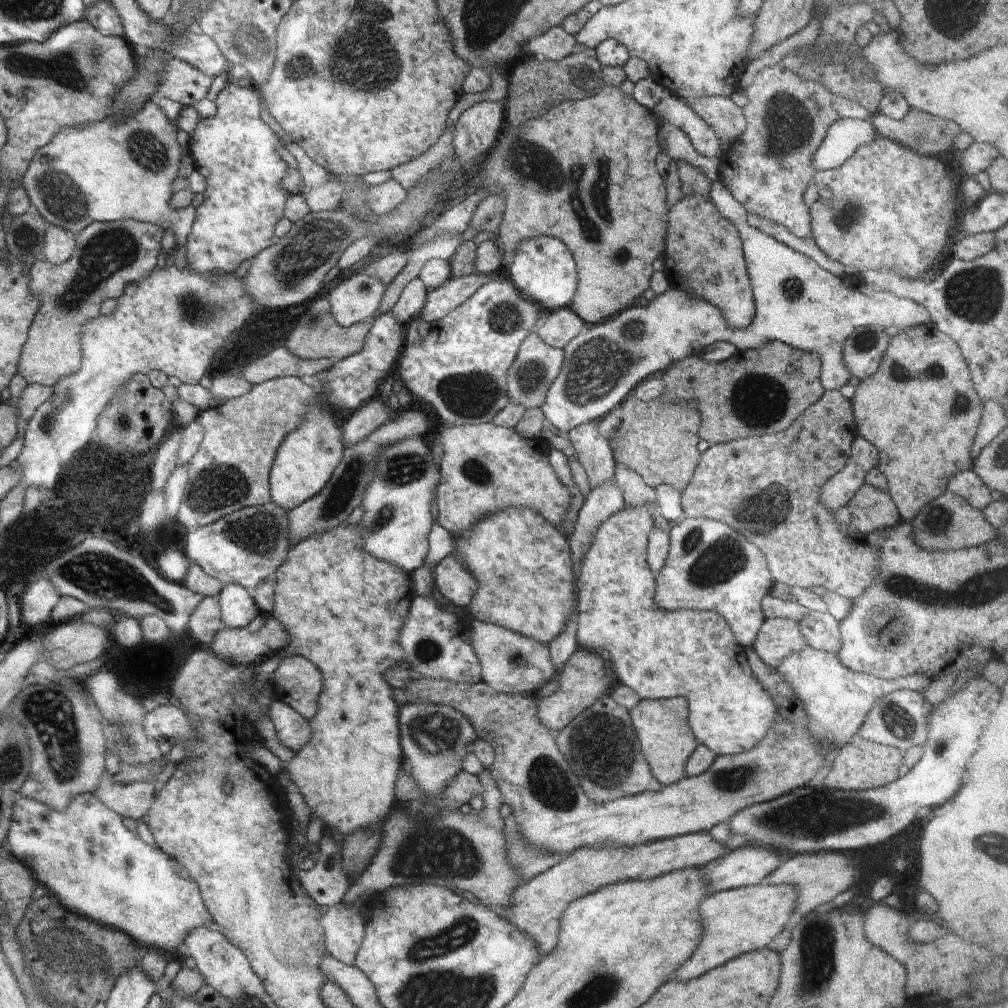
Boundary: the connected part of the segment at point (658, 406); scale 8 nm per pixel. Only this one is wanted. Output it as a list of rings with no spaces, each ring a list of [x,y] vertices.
[[[628,394],[612,412],[621,420],[617,438],[609,444],[616,463],[631,468],[653,489],[667,484],[682,492],[692,480],[701,455],[697,449],[701,441],[701,414],[697,404],[692,401],[677,403],[664,397],[643,401],[635,394]]]

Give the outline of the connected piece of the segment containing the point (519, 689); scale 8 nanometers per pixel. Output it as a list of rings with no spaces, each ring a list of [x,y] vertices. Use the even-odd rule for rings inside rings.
[[[472,619],[471,643],[481,662],[481,677],[485,683],[501,693],[528,694],[538,690],[544,682],[556,677],[558,671],[549,655],[549,644],[509,631],[494,623],[483,623]]]

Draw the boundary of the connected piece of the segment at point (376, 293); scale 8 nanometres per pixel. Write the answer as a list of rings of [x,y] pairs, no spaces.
[[[354,274],[345,280],[337,280],[328,287],[323,294],[331,304],[331,313],[334,320],[343,327],[349,327],[366,320],[371,321],[379,309],[386,284],[368,274]]]

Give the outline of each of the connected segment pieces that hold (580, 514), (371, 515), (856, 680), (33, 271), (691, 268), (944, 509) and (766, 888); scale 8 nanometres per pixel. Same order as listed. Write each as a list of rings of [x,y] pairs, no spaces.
[[[614,478],[610,479],[608,482],[602,483],[595,489],[592,489],[586,496],[584,504],[581,509],[577,512],[577,519],[575,520],[573,531],[571,535],[568,536],[568,542],[571,552],[571,569],[575,574],[576,578],[576,589],[573,590],[577,594],[577,580],[579,574],[581,573],[581,566],[585,556],[587,555],[588,549],[592,544],[592,539],[596,529],[615,512],[621,511],[626,506],[622,491],[620,487],[615,483]]]
[[[424,438],[402,439],[383,449],[362,501],[365,512],[359,525],[365,551],[377,559],[395,564],[409,575],[423,567],[427,561],[429,532],[434,523],[430,514],[430,502],[435,497],[435,490],[441,479],[439,464],[435,461],[428,443],[428,439]]]
[[[810,646],[785,656],[775,669],[788,682],[789,687],[792,687],[801,703],[804,703],[805,714],[809,718],[809,735],[817,742],[817,747],[820,747],[821,751],[829,754],[832,748],[836,750],[857,739],[857,732],[866,715],[881,696],[902,689],[924,692],[932,681],[931,676],[929,679],[920,671],[892,680],[857,673],[846,668],[835,654],[819,651]]]
[[[117,220],[107,223],[101,222],[93,222],[90,223],[86,228],[83,228],[82,231],[79,232],[78,236],[76,236],[76,248],[72,253],[70,259],[62,264],[55,265],[50,261],[44,260],[36,260],[31,265],[29,270],[30,282],[29,287],[34,294],[39,296],[39,301],[41,305],[37,310],[37,313],[34,315],[32,319],[27,341],[24,343],[24,346],[21,348],[21,355],[19,358],[17,372],[24,377],[28,385],[39,384],[47,387],[53,387],[63,376],[72,374],[76,372],[81,365],[81,348],[80,348],[80,335],[81,330],[84,324],[87,323],[88,319],[94,318],[95,316],[100,315],[100,304],[104,302],[104,300],[116,300],[120,295],[123,295],[127,284],[137,283],[140,279],[143,279],[152,269],[156,268],[157,256],[160,254],[161,245],[160,238],[162,237],[163,231],[159,229],[158,225],[153,225],[152,223],[140,222],[137,220]]]
[[[700,195],[682,197],[669,208],[667,217],[663,273],[670,286],[684,289],[713,304],[731,327],[749,327],[755,315],[755,302],[750,277],[746,276],[748,271],[742,252],[742,239],[734,225],[718,213],[710,198],[705,199]]]
[[[948,490],[931,499],[911,521],[908,521],[908,524],[912,526],[915,541],[927,551],[958,550],[980,546],[998,538],[998,533],[984,518],[981,510],[971,507],[967,500]]]
[[[760,884],[710,894],[700,905],[703,936],[693,955],[677,969],[674,979],[689,981],[743,954],[766,949],[784,932],[797,898],[797,888],[791,884]]]

